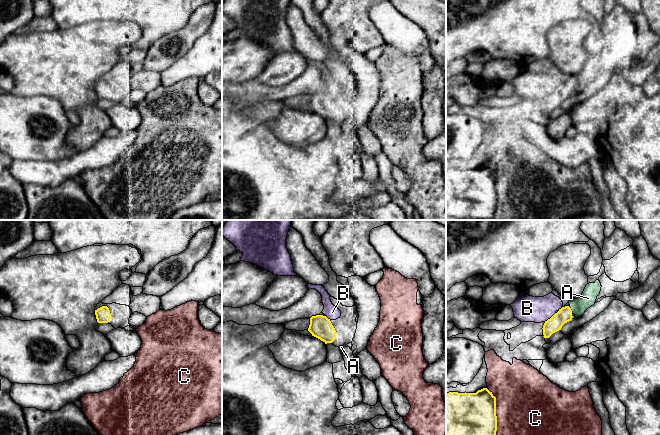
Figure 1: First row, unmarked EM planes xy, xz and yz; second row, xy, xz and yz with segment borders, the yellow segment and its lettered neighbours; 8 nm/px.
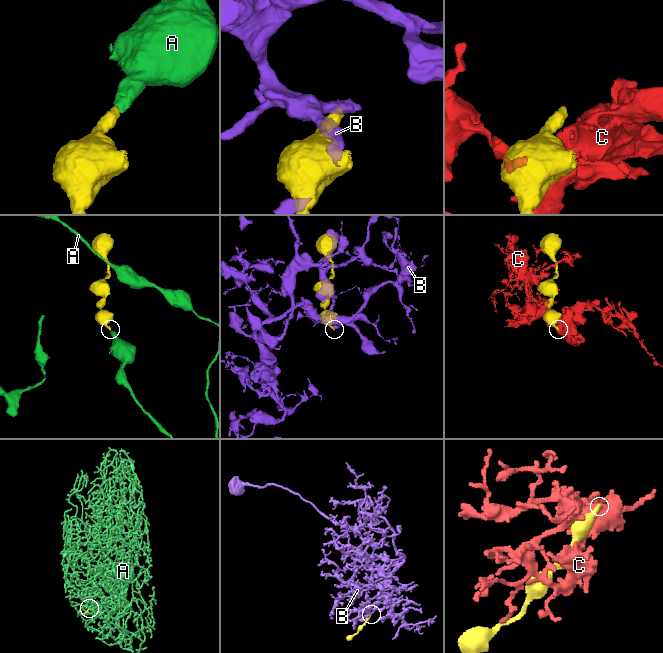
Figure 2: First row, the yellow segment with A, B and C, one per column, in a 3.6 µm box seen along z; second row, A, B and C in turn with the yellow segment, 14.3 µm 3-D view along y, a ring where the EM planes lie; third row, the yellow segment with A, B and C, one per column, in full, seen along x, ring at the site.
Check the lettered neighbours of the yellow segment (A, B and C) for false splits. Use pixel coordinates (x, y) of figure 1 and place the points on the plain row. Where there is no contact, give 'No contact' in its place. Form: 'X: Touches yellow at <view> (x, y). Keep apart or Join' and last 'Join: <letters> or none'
A: Touches yellow at yz (570, 85). Join
B: Touches yellow at yz (550, 94). Keep apart
C: Touches yellow at yz (496, 192). Keep apart
Join: A

